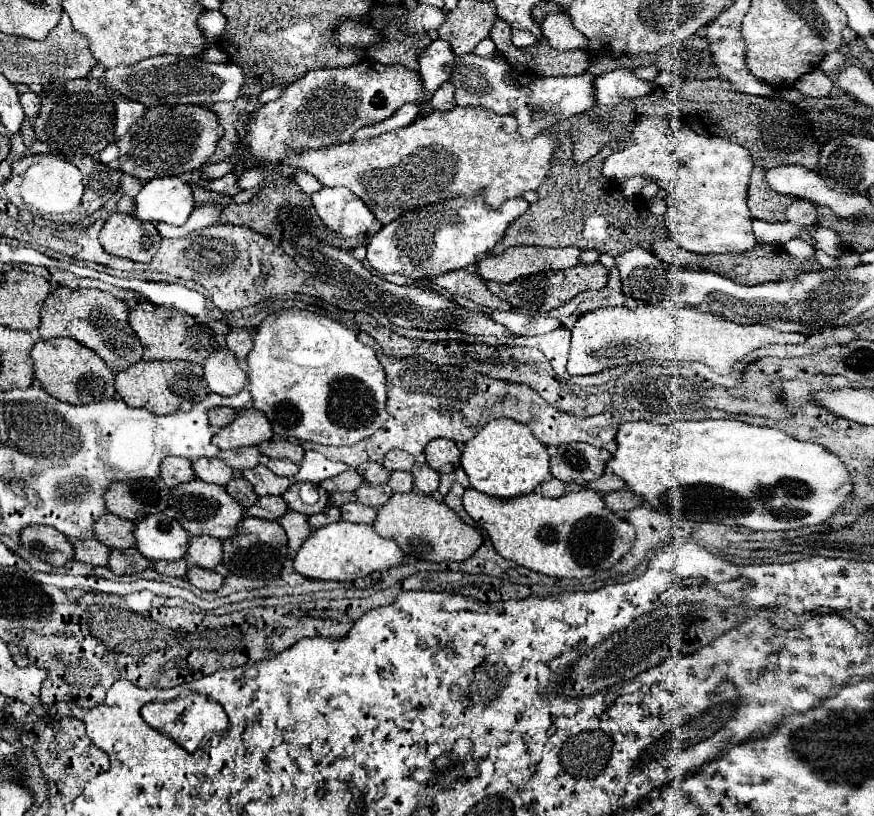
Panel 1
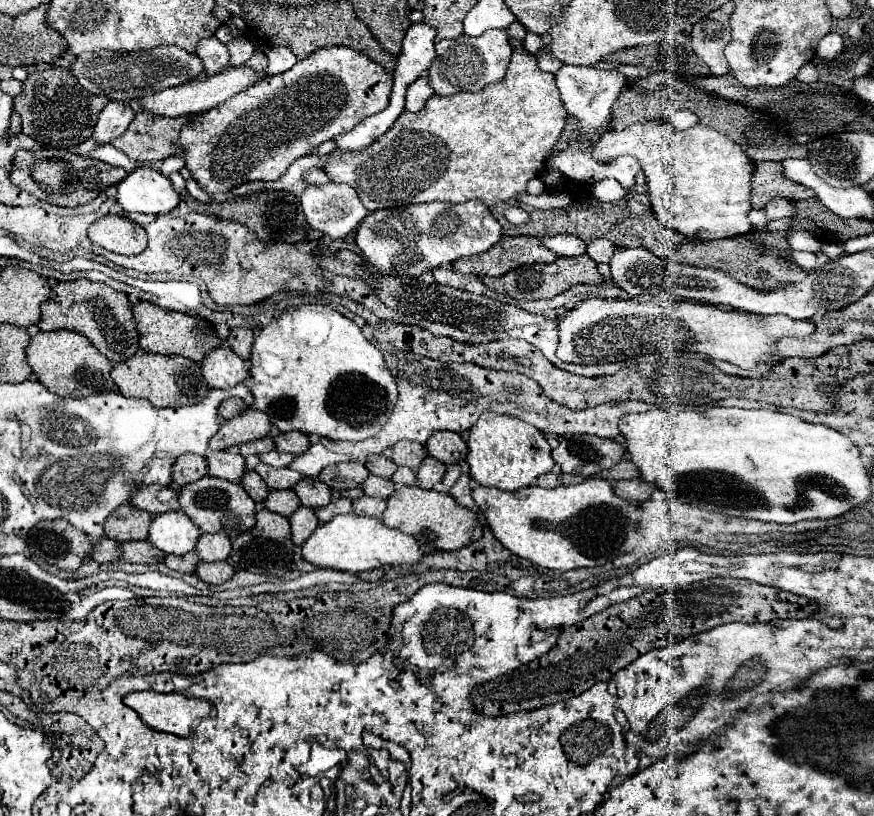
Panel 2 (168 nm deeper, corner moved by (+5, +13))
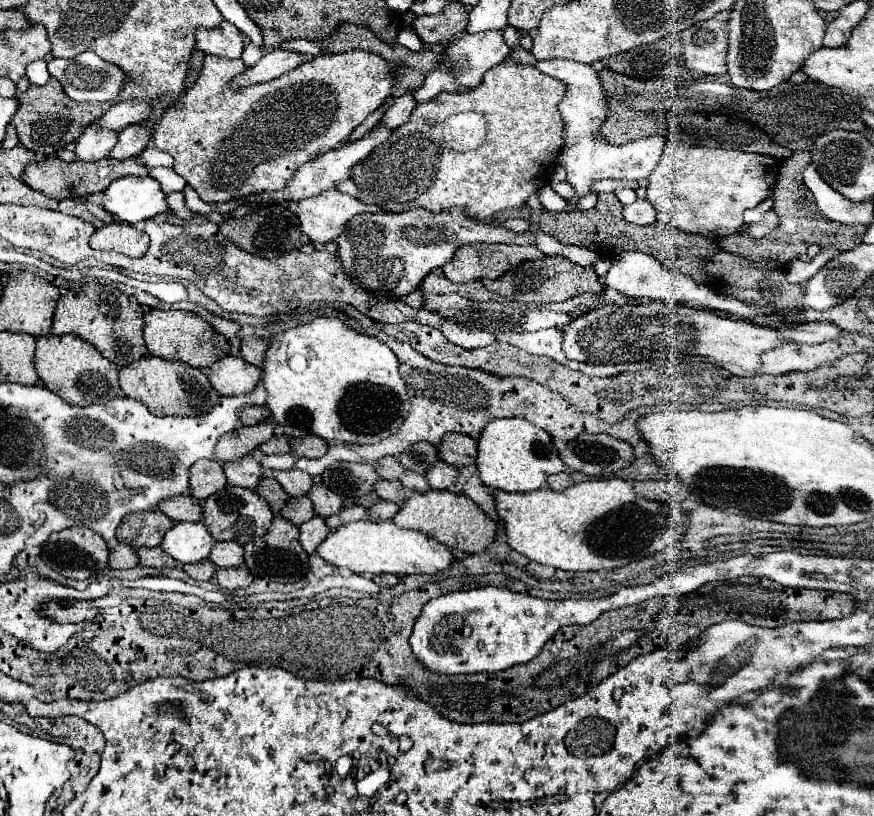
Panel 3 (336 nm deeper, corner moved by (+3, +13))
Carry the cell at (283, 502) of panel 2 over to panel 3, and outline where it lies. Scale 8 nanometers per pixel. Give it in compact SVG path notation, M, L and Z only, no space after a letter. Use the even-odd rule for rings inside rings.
M306 496L290 498L288 504L286 504L286 508L282 508L280 516L286 518L286 520L290 520L292 524L300 526L300 524L308 522L314 516L314 508L312 508L312 502Z

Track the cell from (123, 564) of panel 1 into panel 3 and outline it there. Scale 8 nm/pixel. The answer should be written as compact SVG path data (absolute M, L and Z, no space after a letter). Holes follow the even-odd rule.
M138 548L142 566L152 566L152 568L174 568L176 560L172 556L166 556L166 552L162 548ZM168 558L168 560L166 560Z

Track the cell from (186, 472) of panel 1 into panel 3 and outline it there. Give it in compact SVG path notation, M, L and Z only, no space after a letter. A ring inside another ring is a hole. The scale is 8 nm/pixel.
M204 460L204 462L196 462L196 466L192 466L190 488L192 488L194 498L206 500L208 496L216 494L224 486L226 486L226 478L224 478L224 470L222 470L220 462Z

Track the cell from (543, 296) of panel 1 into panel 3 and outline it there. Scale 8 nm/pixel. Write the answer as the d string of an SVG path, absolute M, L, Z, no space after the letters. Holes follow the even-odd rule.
M546 256L542 260L522 262L496 280L482 280L482 284L486 286L486 290L490 290L494 294L500 294L500 296L506 296L510 300L524 302L524 304L562 302L562 300L574 298L578 294L586 294L586 292L598 294L604 290L604 286L600 284L592 266L586 266L586 268L578 266L564 256Z

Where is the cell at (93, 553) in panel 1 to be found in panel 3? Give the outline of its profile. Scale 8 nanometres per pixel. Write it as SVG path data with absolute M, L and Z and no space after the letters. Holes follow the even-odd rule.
M118 544L112 552L110 552L110 566L118 568L118 570L126 570L126 568L136 568L140 564L138 552L128 546L128 544Z

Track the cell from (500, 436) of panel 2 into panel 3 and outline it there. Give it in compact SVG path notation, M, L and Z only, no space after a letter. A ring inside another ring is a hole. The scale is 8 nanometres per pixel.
M504 418L488 422L478 440L476 464L480 470L480 480L486 486L504 492L540 490L546 486L546 478L550 474L560 474L566 470L550 434L522 418Z

